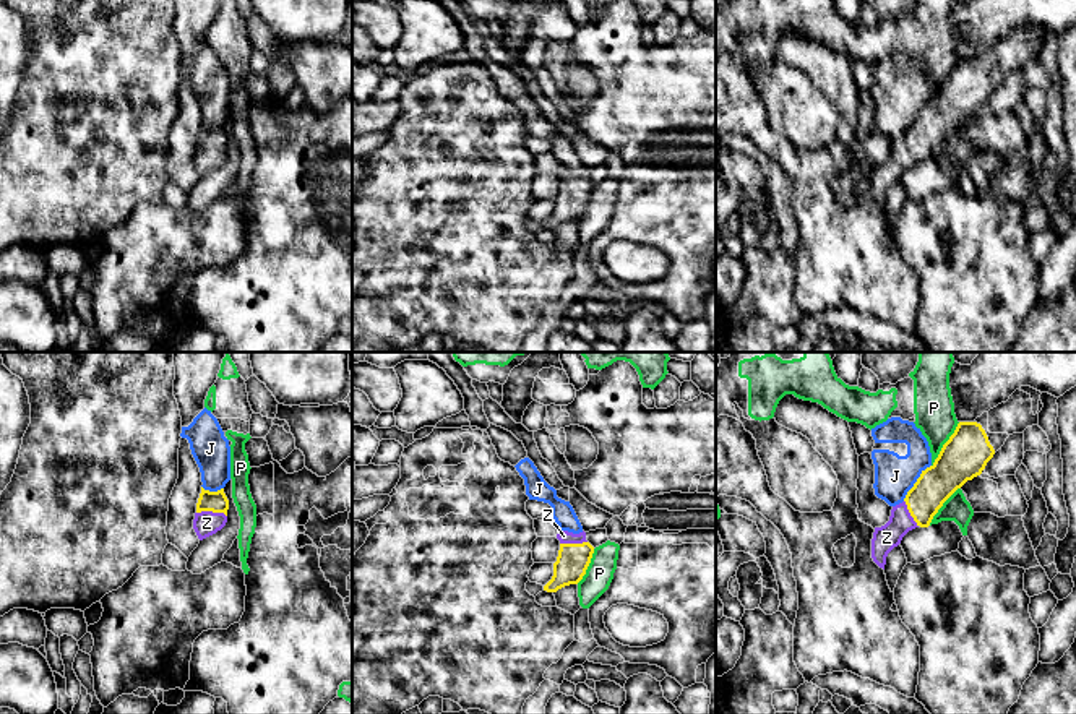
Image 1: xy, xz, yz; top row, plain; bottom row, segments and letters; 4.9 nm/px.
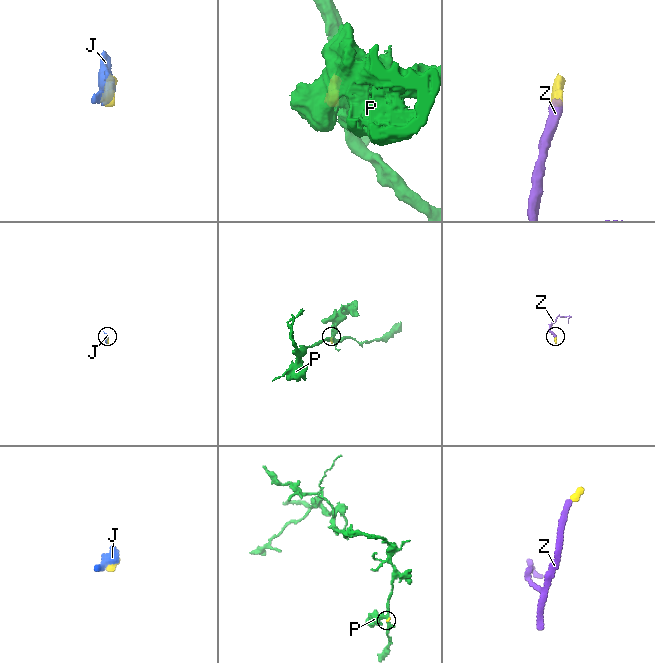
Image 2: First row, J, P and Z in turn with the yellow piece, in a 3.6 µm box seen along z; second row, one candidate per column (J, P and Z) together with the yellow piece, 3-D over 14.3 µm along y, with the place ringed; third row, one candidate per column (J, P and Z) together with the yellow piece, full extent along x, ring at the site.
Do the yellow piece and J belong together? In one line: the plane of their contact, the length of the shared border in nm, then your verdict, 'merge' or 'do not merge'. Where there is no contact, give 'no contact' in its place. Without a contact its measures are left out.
contact in yz; length 240 nm; do not merge

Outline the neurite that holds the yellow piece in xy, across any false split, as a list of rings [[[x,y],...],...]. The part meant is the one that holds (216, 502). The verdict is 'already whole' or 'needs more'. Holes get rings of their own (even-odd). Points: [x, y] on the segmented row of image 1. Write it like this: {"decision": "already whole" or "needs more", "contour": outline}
{"decision": "needs more", "contour": [[[201,487],[193,519],[193,529],[200,540],[216,534],[227,523],[229,500],[224,488],[209,492]]]}

